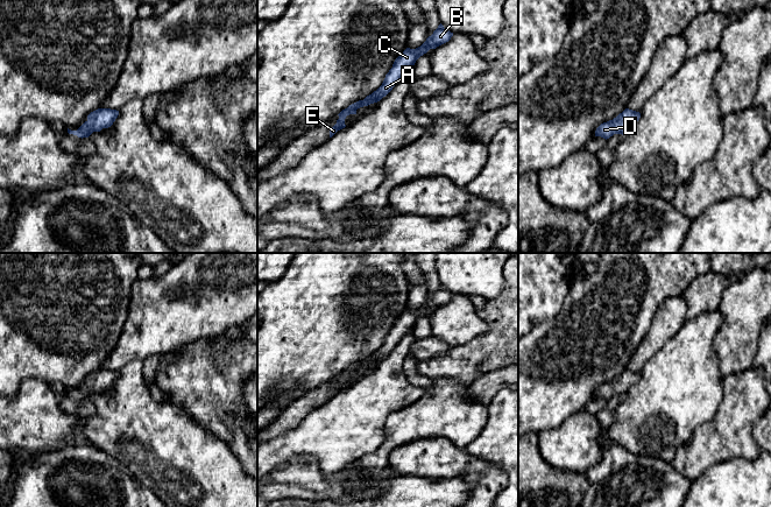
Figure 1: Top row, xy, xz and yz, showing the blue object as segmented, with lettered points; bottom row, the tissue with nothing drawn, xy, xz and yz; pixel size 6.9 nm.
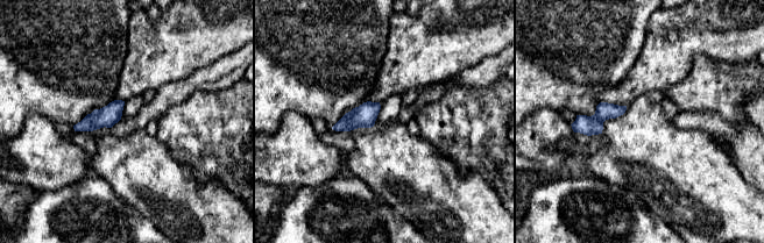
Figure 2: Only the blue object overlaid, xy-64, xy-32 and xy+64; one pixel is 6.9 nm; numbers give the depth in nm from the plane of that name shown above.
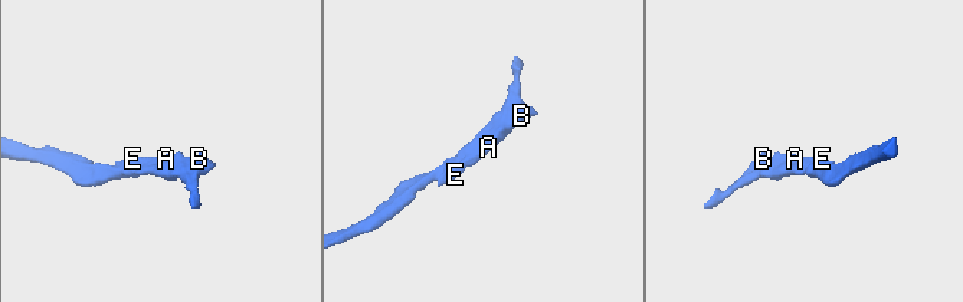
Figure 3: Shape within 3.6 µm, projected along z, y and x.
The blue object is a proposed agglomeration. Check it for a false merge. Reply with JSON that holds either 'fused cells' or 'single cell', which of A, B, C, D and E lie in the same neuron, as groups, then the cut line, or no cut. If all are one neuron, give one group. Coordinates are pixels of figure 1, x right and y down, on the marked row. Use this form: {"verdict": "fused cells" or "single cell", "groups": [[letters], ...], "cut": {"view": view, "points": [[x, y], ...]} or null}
{"verdict": "single cell", "groups": [["A", "B", "C", "D", "E"]], "cut": null}

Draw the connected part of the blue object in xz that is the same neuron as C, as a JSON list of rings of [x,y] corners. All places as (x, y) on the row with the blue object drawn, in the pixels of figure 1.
[[[440,23],[433,34],[429,36],[420,47],[416,49],[406,48],[395,59],[392,68],[386,75],[382,85],[376,91],[367,96],[363,100],[359,100],[349,105],[338,114],[339,119],[337,120],[337,124],[331,128],[330,138],[332,138],[338,131],[346,127],[345,119],[347,115],[356,114],[358,108],[380,101],[405,75],[411,76],[413,65],[420,56],[426,54],[430,49],[436,49],[437,47],[448,42],[452,36],[453,33],[446,30]]]

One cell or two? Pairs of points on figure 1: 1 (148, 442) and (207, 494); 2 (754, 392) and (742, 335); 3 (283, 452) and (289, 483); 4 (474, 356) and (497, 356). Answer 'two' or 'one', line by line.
1: one
2: two
3: two
4: one

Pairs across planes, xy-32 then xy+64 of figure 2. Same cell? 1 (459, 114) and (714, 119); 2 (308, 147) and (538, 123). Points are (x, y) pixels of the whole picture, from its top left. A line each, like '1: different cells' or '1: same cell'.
1: different cells
2: same cell

